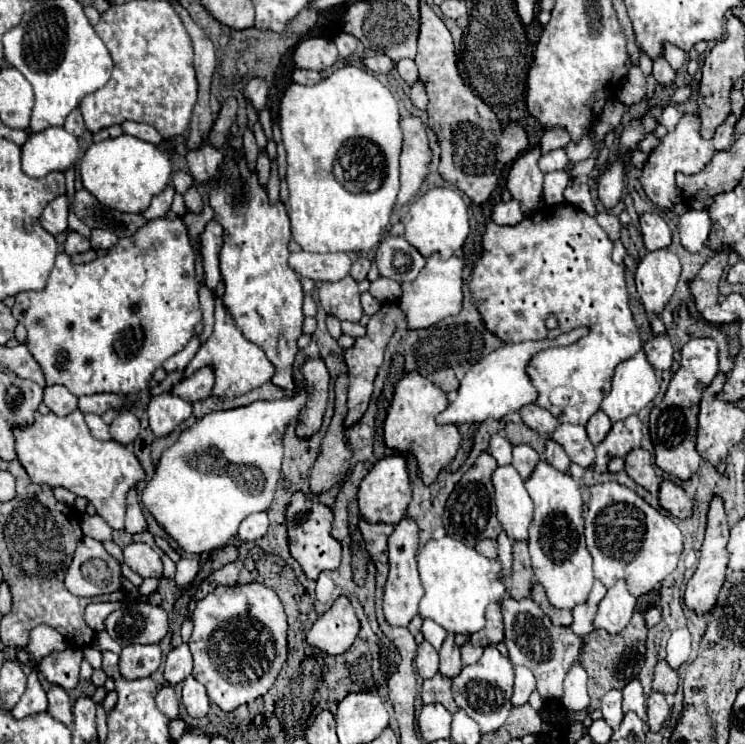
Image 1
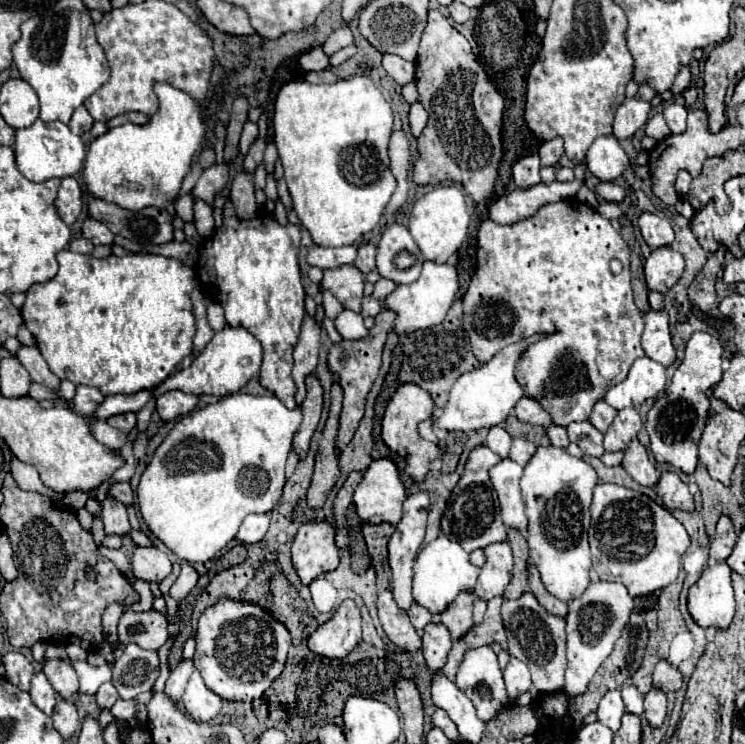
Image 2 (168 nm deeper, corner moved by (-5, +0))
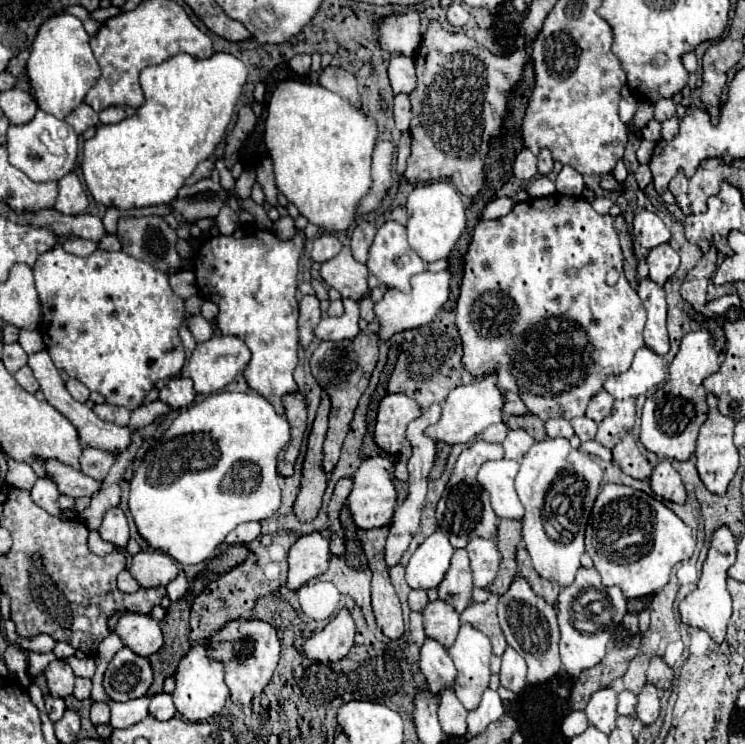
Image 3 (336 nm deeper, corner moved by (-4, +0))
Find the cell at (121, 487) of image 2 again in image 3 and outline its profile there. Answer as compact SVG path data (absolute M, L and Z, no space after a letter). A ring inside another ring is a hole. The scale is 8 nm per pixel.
M47 461L45 467L47 467L47 477L57 483L59 491L73 499L79 499L85 495L91 497L103 485L101 481L95 481L93 477L89 477L73 467L67 467L63 463L57 463L57 461Z

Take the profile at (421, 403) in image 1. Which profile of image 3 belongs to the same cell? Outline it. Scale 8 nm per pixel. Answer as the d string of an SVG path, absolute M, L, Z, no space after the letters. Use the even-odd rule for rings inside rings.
M389 393L383 397L383 401L379 403L379 413L377 413L377 425L375 425L375 443L387 451L389 455L393 455L397 461L395 461L395 477L399 481L407 481L409 473L407 473L407 461L411 457L411 443L407 441L405 437L405 429L407 425L417 419L421 415L421 407L419 403L405 395L405 393Z

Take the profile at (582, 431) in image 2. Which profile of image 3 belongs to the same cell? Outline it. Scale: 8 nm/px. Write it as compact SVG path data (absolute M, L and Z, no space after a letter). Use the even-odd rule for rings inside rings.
M577 417L577 419L571 419L571 425L575 429L575 435L581 439L581 443L595 439L597 423L593 419L589 419L589 417Z

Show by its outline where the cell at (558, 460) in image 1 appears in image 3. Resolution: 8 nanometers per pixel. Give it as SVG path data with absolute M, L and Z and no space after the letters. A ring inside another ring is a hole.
M549 419L545 421L545 429L547 429L547 435L549 437L565 437L565 439L571 439L575 433L573 433L573 427L569 425L567 419Z

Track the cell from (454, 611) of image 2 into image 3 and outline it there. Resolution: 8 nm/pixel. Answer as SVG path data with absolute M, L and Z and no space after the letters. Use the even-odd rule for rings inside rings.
M457 549L451 567L441 581L441 587L437 587L439 601L449 603L457 613L463 613L473 603L473 577L471 577L471 563L465 549Z

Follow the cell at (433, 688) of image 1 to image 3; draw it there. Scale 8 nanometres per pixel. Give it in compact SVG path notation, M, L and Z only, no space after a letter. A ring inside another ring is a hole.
M489 595L489 599L485 603L473 603L471 607L467 607L461 613L461 623L469 623L475 629L483 631L491 639L493 653L503 655L507 643L505 643L505 637L501 633L499 621L497 621L497 609L495 609L497 601L499 601L497 595Z

